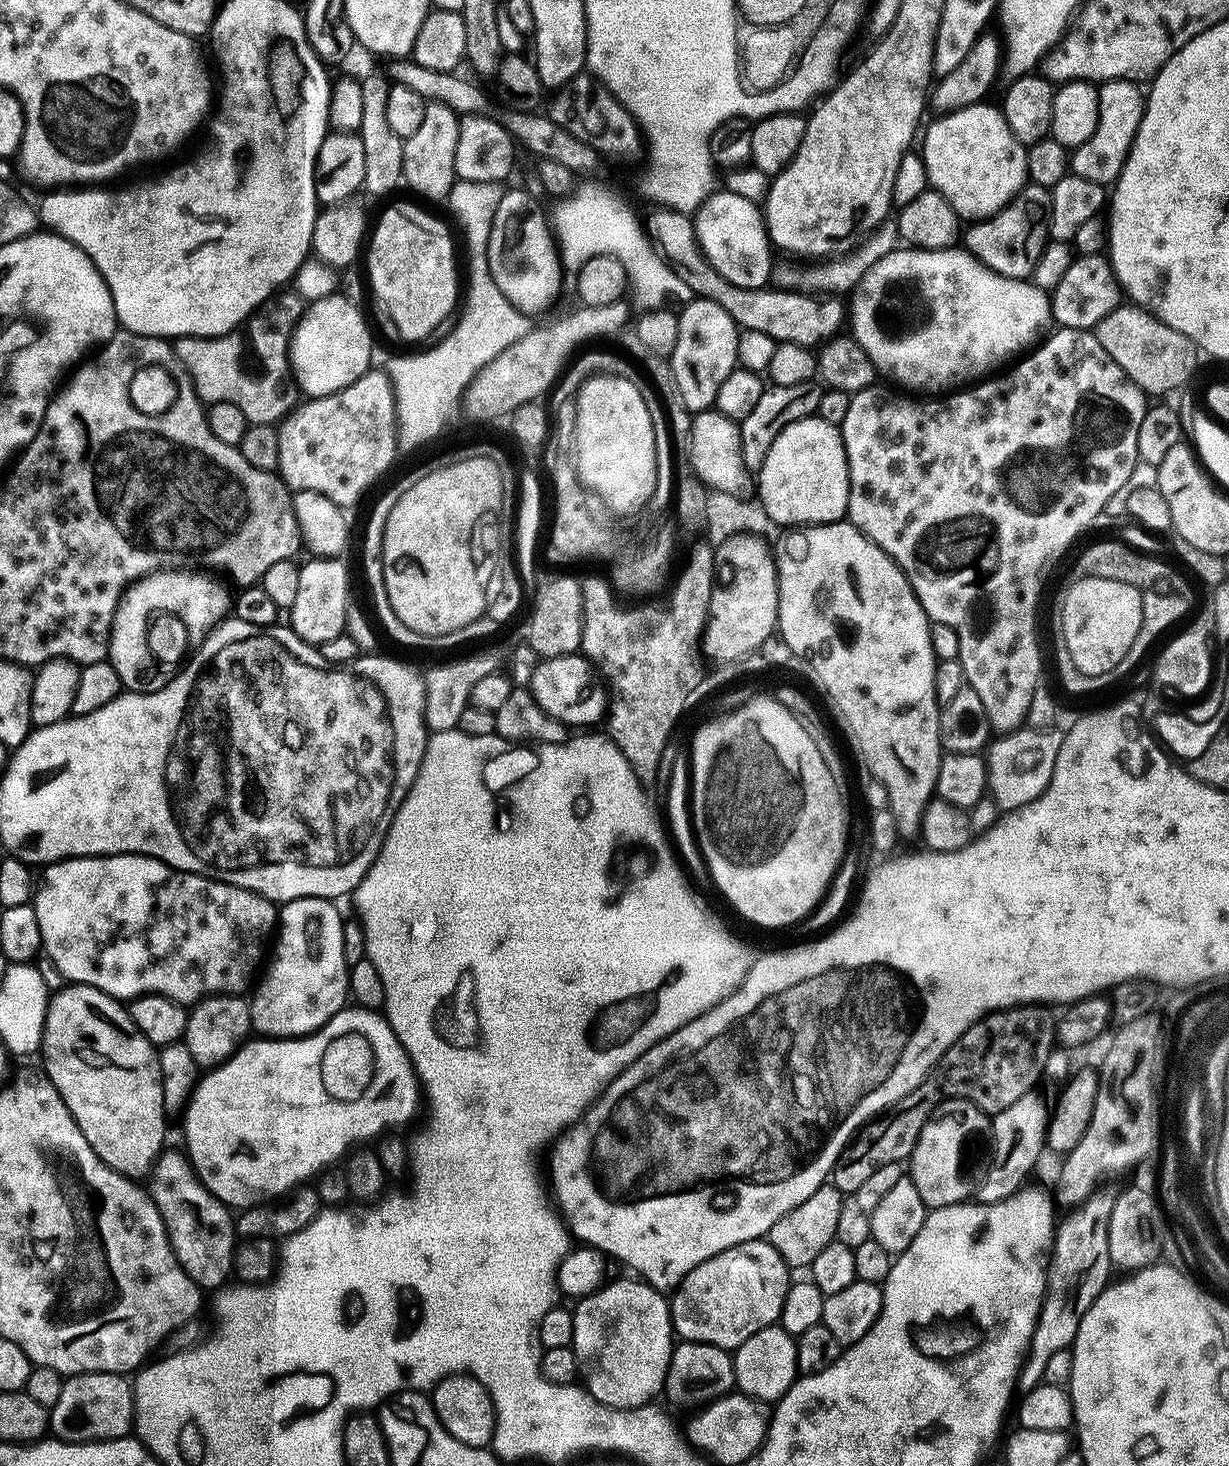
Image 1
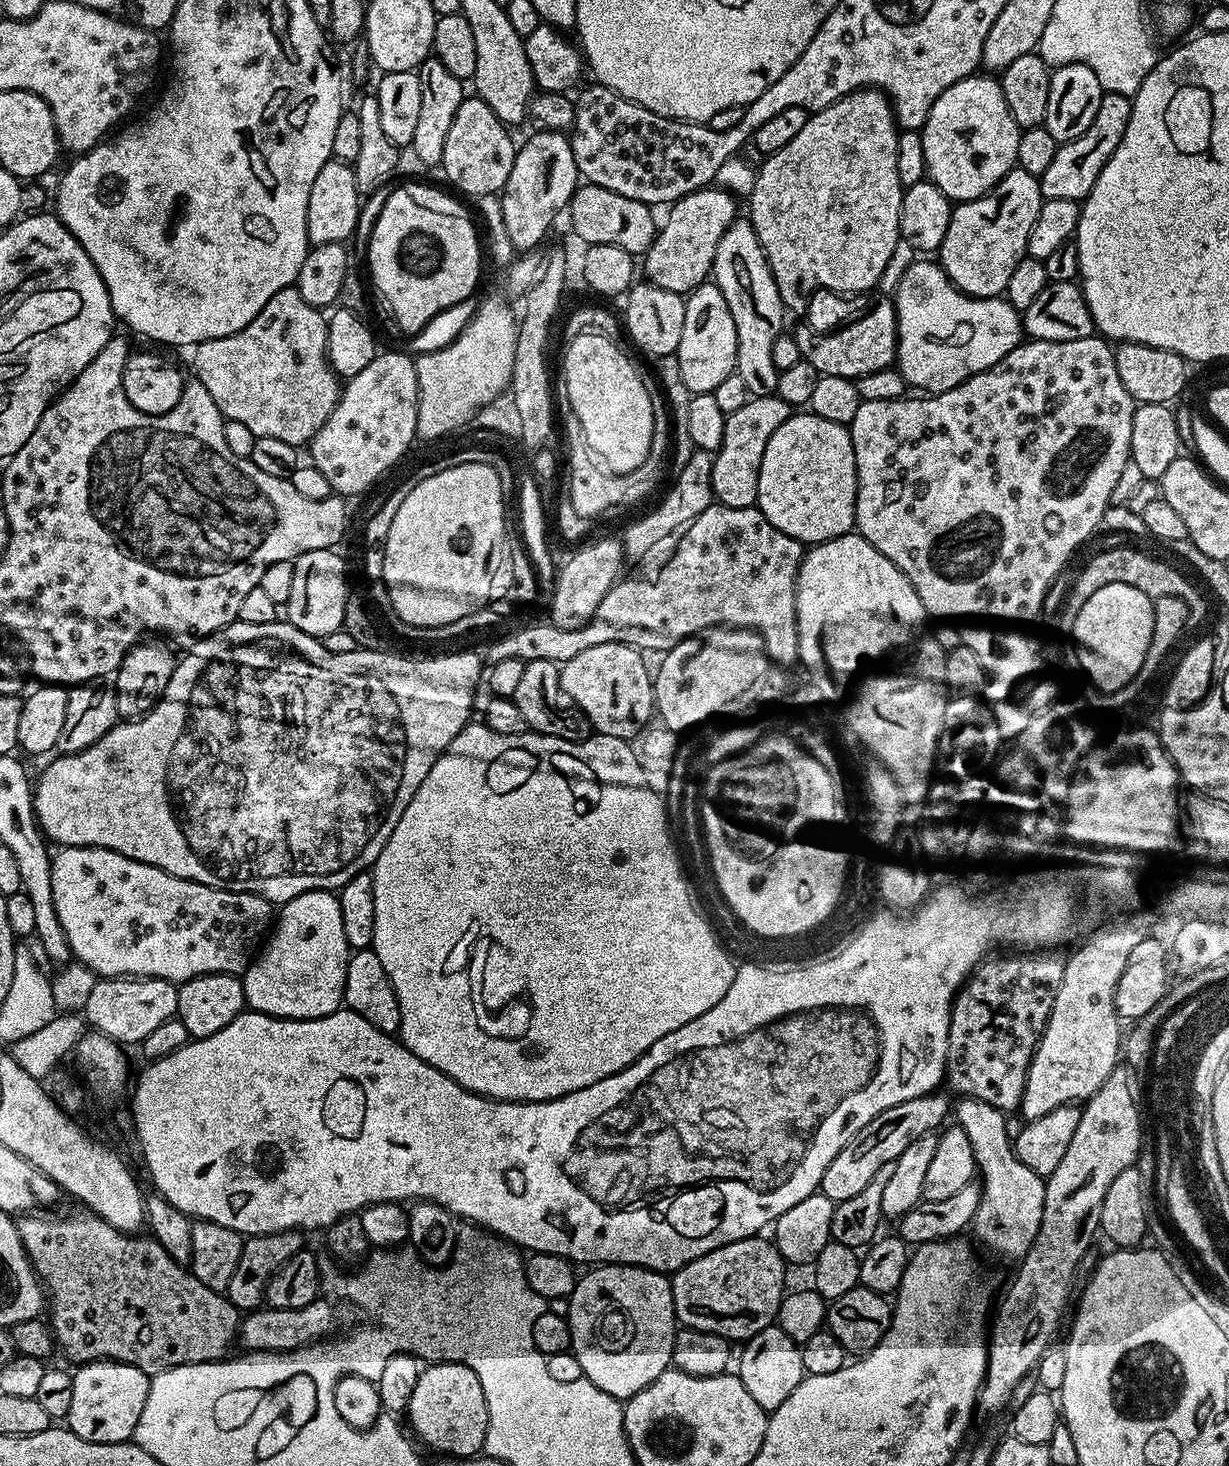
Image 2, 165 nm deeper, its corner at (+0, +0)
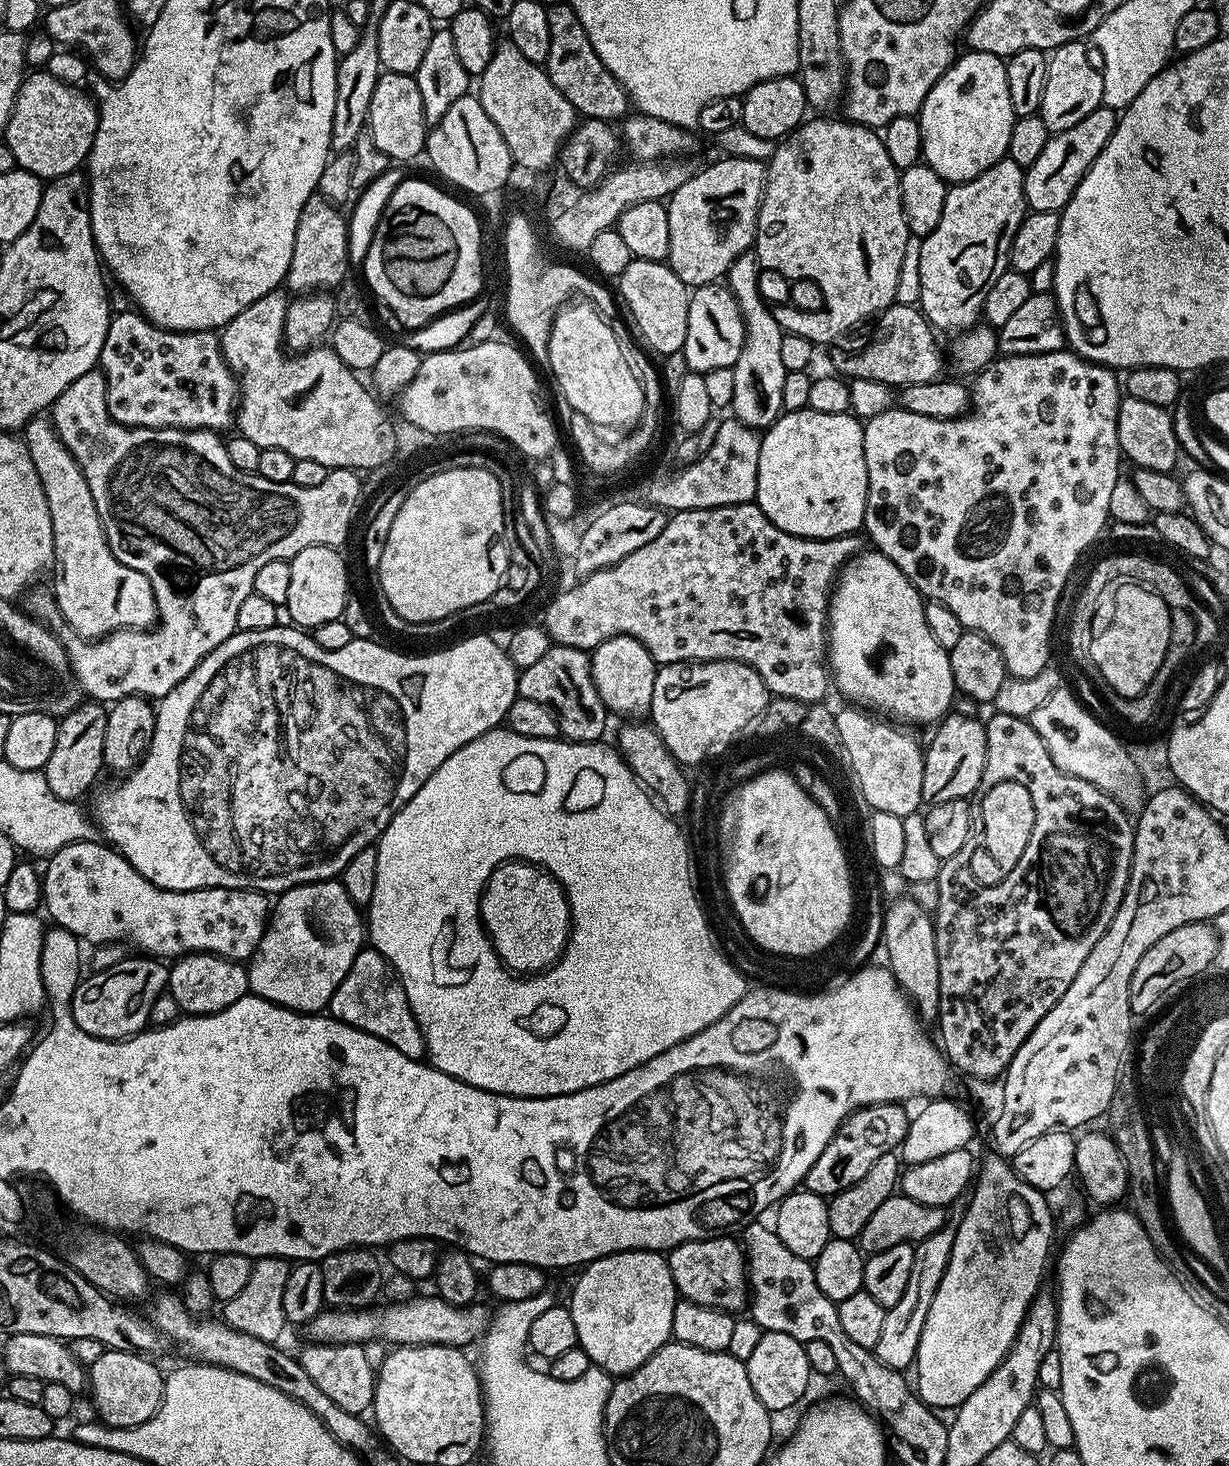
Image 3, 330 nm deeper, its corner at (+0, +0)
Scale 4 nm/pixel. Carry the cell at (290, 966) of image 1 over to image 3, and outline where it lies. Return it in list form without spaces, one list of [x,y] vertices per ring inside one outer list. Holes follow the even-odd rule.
[[[339,879],[319,880],[288,888],[275,897],[274,907],[268,917],[268,926],[258,942],[256,953],[247,961],[249,993],[295,1012],[323,1013],[334,990],[338,990],[338,982],[346,978],[354,958],[365,944],[365,917],[350,898],[350,894],[346,894]]]

